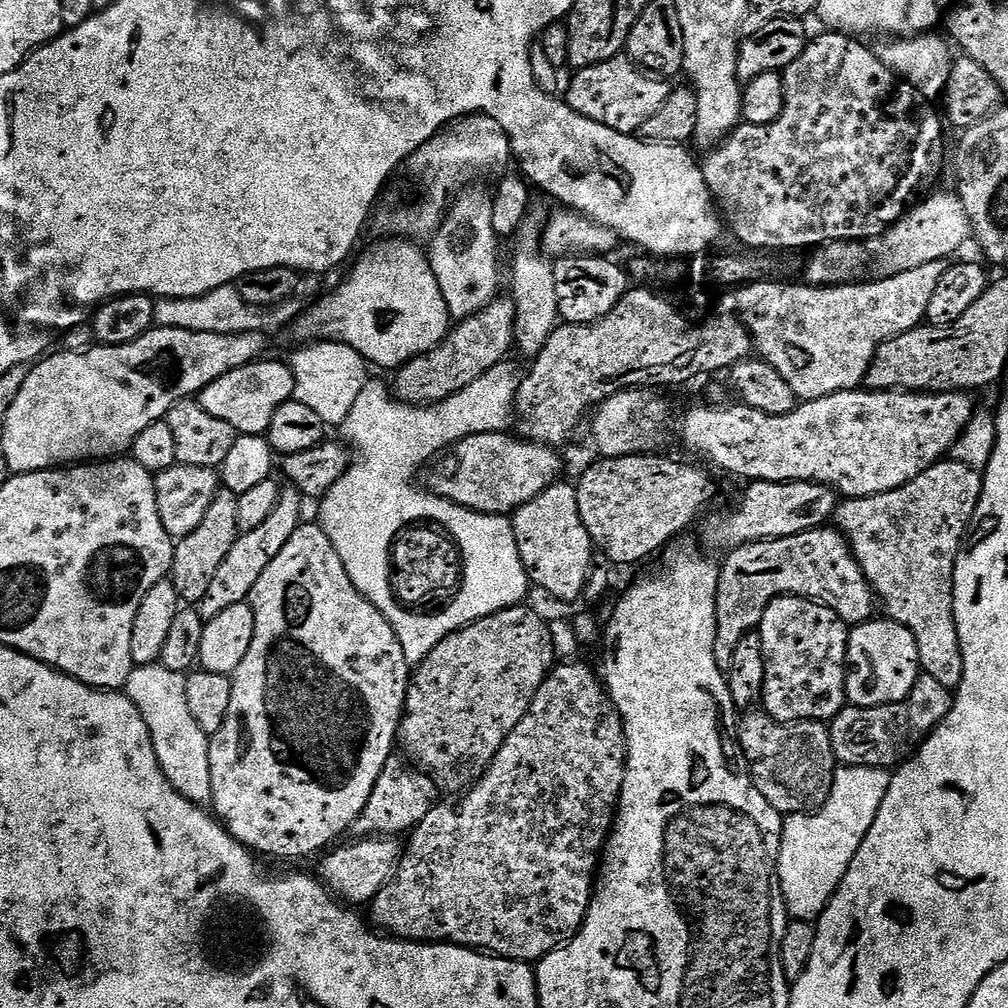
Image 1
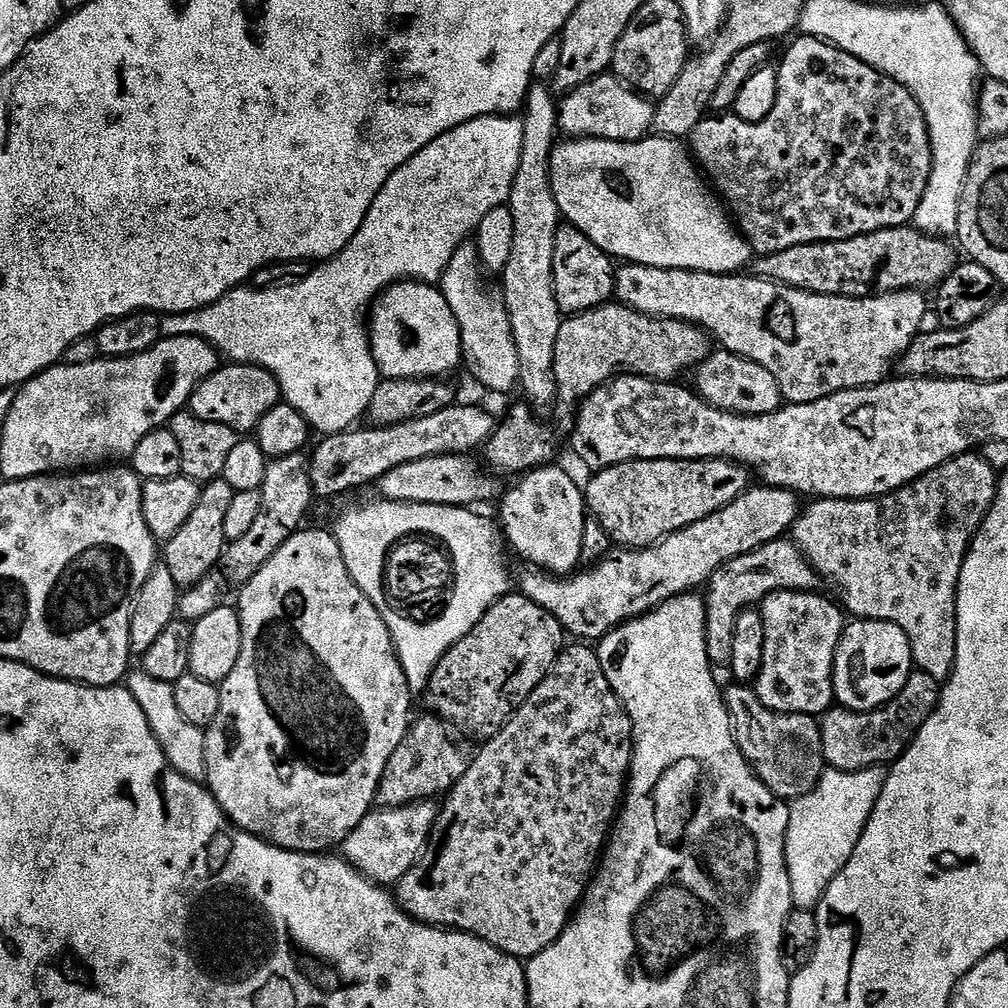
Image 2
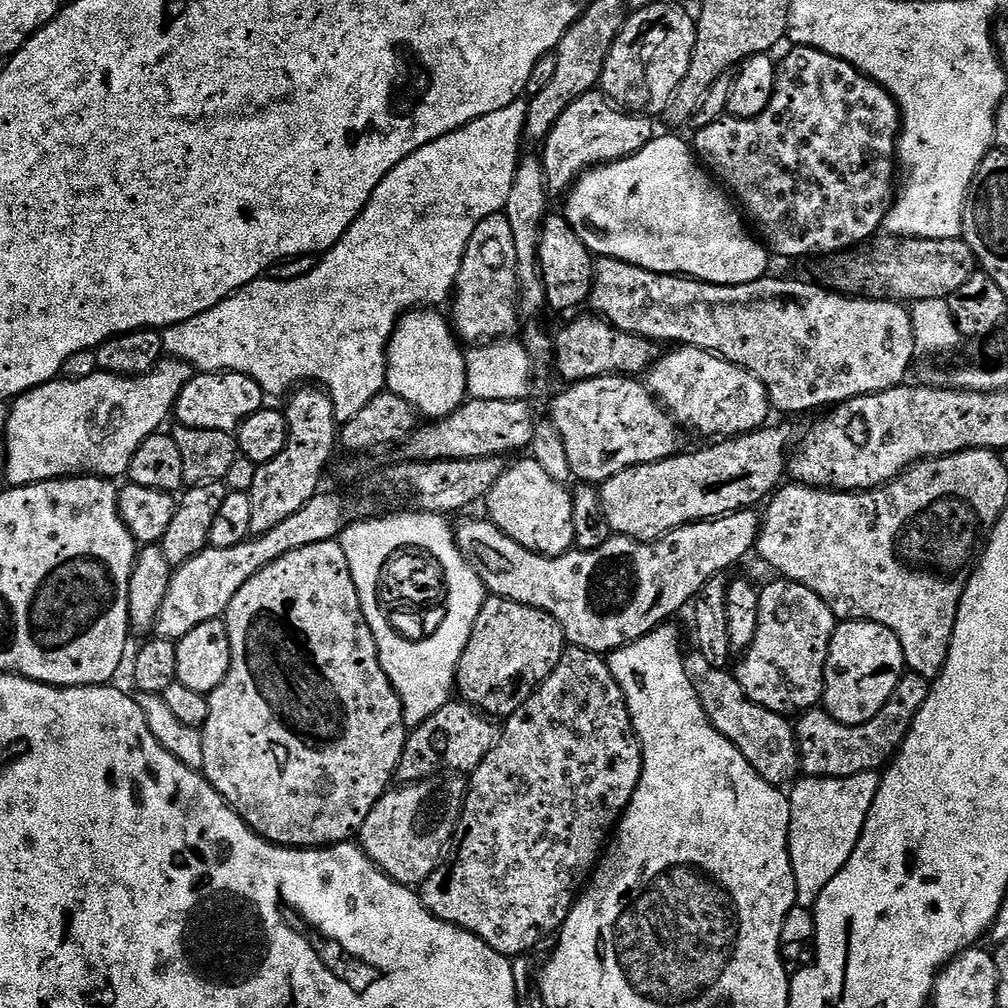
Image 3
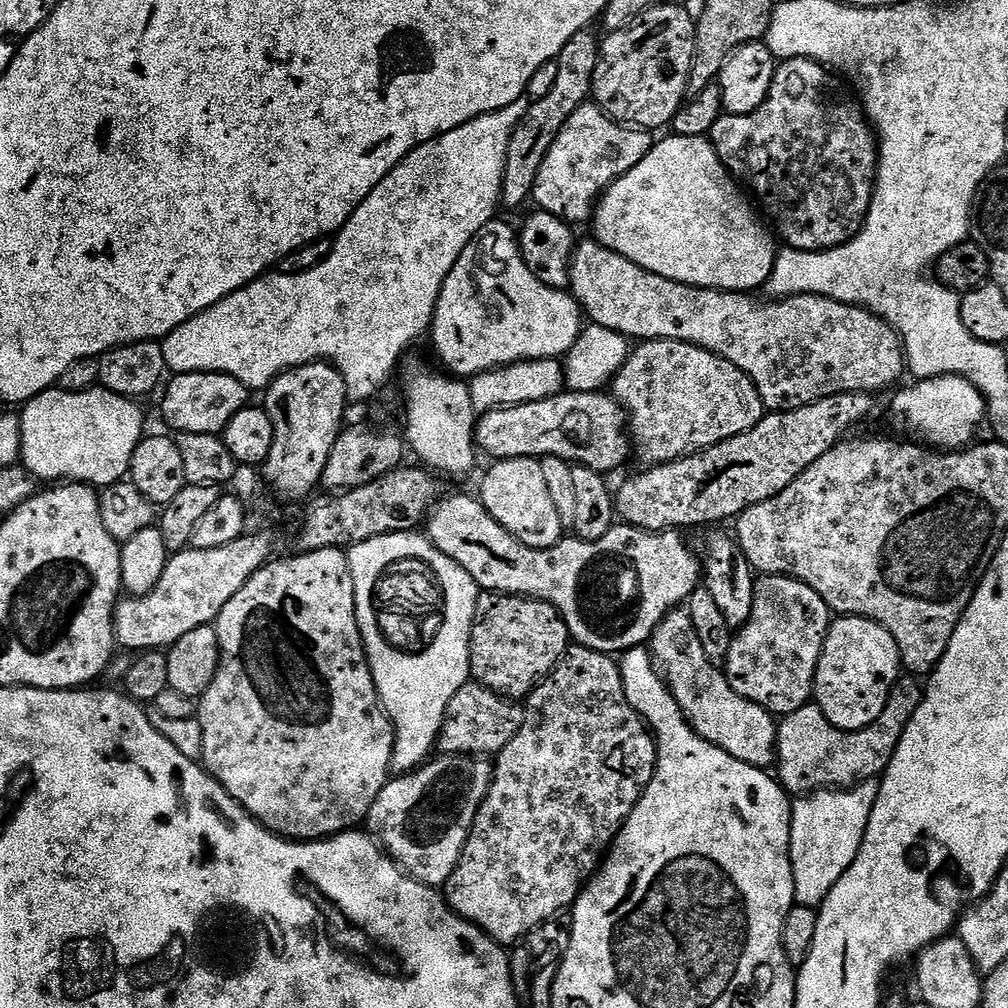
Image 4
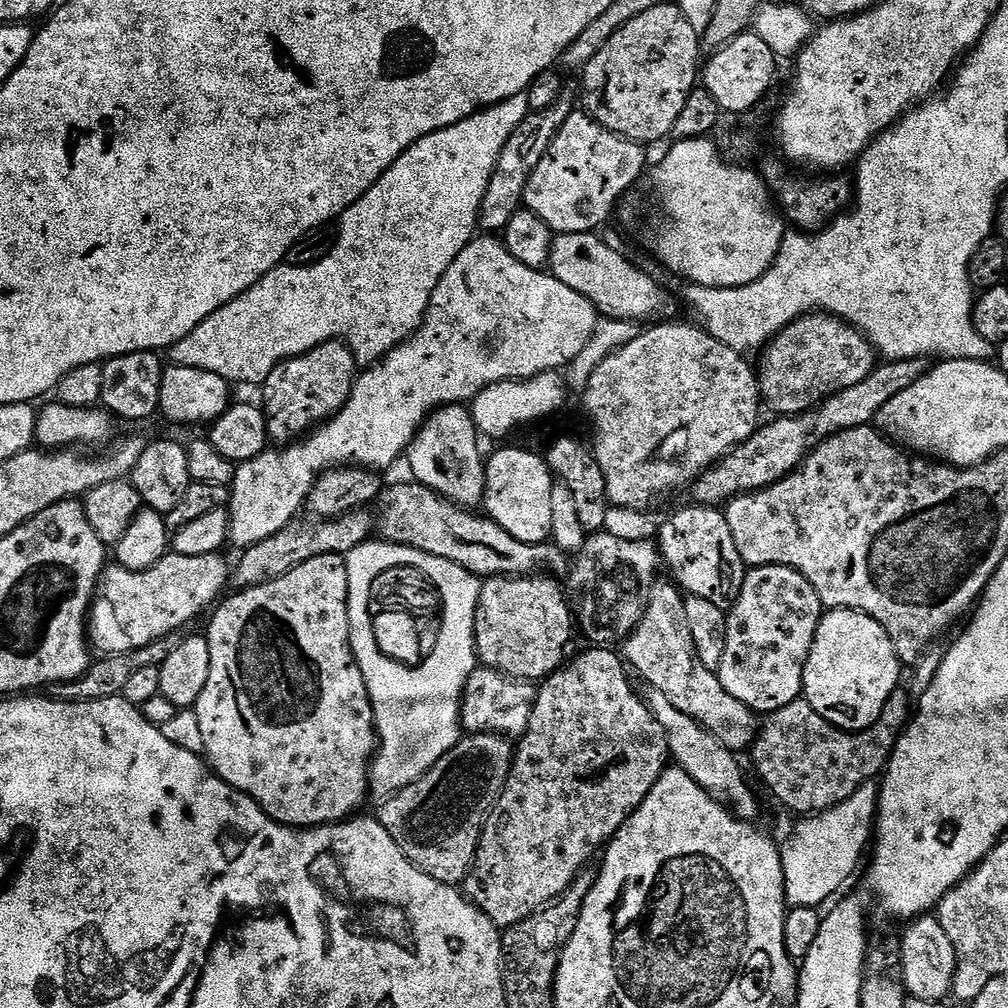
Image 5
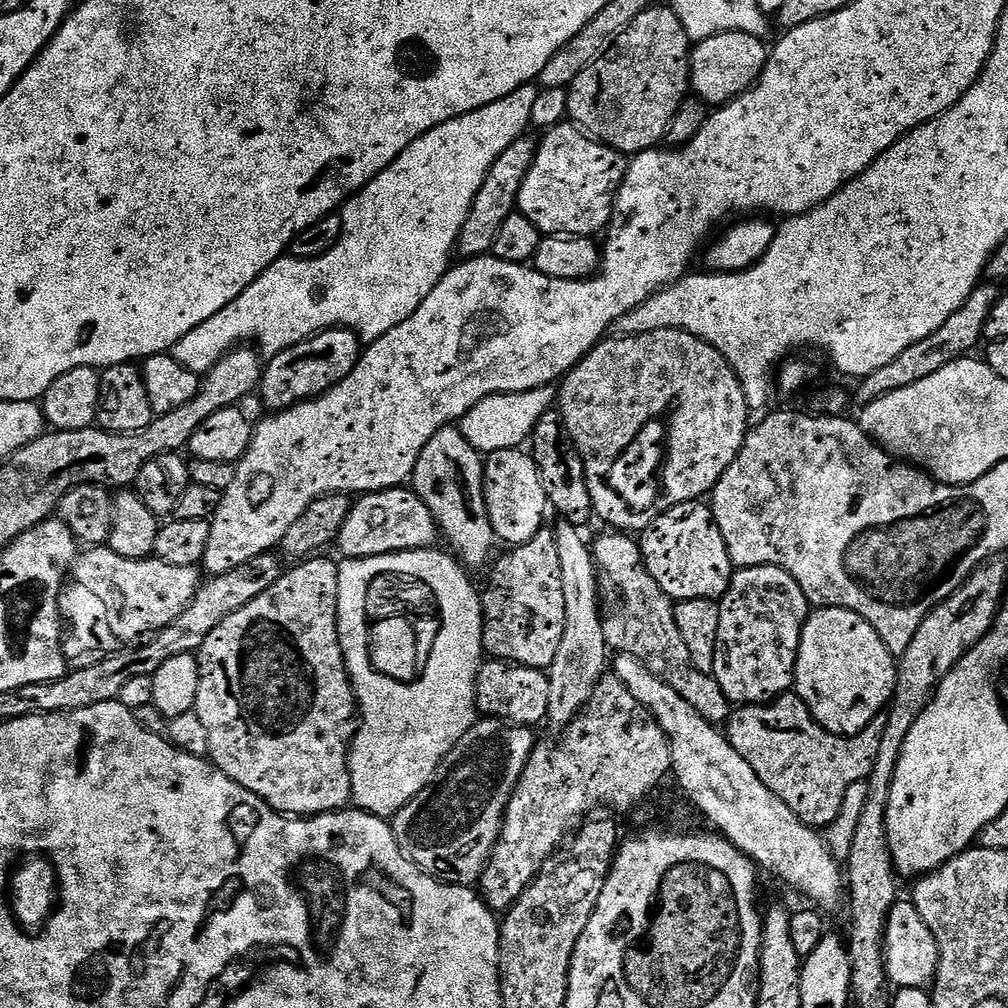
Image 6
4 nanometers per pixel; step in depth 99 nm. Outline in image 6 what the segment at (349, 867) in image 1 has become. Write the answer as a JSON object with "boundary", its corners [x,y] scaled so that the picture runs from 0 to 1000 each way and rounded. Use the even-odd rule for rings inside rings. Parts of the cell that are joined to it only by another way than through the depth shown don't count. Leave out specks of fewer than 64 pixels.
{"boundary":[[[473,713],[456,737],[449,740],[446,748],[442,748],[433,773],[424,778],[414,790],[407,792],[407,796],[403,796],[403,800],[399,800],[388,811],[389,825],[406,853],[438,875],[468,879],[475,874],[496,830],[506,792],[534,737],[534,731],[528,726],[531,725],[527,721],[506,718],[503,714]]]}

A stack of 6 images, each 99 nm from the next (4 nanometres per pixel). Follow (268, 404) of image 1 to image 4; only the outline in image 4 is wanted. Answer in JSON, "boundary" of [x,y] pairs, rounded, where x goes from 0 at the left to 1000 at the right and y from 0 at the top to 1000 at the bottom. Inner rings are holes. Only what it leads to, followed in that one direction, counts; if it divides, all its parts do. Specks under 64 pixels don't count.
{"boundary":[[[181,369],[172,372],[162,386],[163,398],[159,401],[159,409],[163,417],[172,425],[172,430],[188,429],[188,431],[221,430],[223,423],[236,411],[236,407],[247,404],[248,386],[236,375],[219,369]]]}

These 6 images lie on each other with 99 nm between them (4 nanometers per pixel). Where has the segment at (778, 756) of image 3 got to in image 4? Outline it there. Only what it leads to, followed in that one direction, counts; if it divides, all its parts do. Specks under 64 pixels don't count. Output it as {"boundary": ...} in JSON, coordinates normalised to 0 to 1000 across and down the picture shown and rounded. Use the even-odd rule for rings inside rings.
{"boundary":[[[668,605],[657,613],[657,617],[649,625],[645,636],[647,657],[651,660],[651,666],[659,672],[660,679],[669,688],[673,700],[679,705],[683,717],[689,722],[697,734],[710,738],[720,748],[732,752],[732,756],[740,756],[749,762],[765,763],[771,757],[770,752],[770,723],[771,711],[761,706],[756,700],[736,692],[736,688],[729,687],[724,681],[721,670],[711,660],[700,653],[700,645],[696,645],[696,637],[692,634],[692,625],[688,625],[687,614],[682,605]]]}

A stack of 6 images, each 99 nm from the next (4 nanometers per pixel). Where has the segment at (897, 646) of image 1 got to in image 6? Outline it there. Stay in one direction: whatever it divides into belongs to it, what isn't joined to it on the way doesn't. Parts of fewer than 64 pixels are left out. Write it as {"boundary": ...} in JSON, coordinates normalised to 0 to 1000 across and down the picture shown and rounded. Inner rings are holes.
{"boundary":[[[810,603],[796,625],[788,687],[798,693],[804,708],[820,726],[832,730],[849,730],[859,720],[863,720],[867,711],[880,703],[889,680],[890,658],[890,652],[883,649],[883,645],[875,637],[875,633],[871,633],[867,621],[859,617],[859,613],[838,603]]]}

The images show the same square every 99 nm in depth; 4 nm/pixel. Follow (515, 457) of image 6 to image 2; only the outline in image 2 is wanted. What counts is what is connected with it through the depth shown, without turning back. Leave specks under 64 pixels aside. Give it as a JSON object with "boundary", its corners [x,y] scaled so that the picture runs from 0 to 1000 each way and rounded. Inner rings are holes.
{"boundary":[[[553,462],[531,464],[529,468],[517,471],[511,477],[512,481],[495,497],[496,516],[499,535],[503,543],[508,544],[518,555],[532,565],[539,565],[557,573],[570,568],[576,563],[577,554],[577,522],[581,515],[581,497],[576,481],[563,468],[559,468]]]}

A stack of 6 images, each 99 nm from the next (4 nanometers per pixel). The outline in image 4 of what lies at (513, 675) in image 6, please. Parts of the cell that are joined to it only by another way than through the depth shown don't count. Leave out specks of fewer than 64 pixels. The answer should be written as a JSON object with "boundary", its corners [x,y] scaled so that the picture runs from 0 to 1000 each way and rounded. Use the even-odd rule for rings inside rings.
{"boundary":[[[465,677],[446,692],[446,700],[440,709],[440,719],[437,725],[435,742],[440,748],[455,748],[457,750],[474,750],[477,752],[491,751],[493,746],[518,724],[520,702],[513,695],[496,690],[488,684],[471,677]]]}

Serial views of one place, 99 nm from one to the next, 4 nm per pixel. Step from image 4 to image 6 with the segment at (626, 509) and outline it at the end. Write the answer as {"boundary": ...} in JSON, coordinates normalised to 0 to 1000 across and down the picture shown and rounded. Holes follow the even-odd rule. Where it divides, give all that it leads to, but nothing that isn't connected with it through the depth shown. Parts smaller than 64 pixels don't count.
{"boundary":[[[973,280],[969,282],[968,287],[950,304],[942,315],[938,315],[938,320],[931,323],[923,335],[915,335],[915,339],[907,339],[907,343],[895,347],[887,359],[875,363],[875,367],[867,367],[867,371],[856,374],[852,378],[853,386],[847,389],[847,397],[850,402],[856,403],[875,395],[879,391],[887,391],[887,387],[899,387],[899,383],[907,383],[907,379],[915,379],[915,375],[923,375],[923,371],[931,371],[935,363],[942,363],[942,359],[955,357],[968,345],[968,340],[976,337],[976,324],[978,315],[982,315],[982,308],[986,308],[986,300],[994,292],[993,287],[987,281]]]}

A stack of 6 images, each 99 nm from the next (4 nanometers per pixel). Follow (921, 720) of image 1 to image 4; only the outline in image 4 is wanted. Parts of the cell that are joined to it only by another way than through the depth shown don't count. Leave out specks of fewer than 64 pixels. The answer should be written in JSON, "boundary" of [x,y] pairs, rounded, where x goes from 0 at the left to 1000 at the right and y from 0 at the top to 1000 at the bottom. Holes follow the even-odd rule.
{"boundary":[[[897,669],[885,682],[875,708],[871,708],[871,712],[867,712],[867,716],[855,724],[831,724],[808,696],[777,711],[770,723],[770,752],[774,762],[772,773],[778,779],[779,786],[801,788],[813,786],[815,782],[854,778],[857,774],[876,770],[916,691],[914,676],[908,670]]]}

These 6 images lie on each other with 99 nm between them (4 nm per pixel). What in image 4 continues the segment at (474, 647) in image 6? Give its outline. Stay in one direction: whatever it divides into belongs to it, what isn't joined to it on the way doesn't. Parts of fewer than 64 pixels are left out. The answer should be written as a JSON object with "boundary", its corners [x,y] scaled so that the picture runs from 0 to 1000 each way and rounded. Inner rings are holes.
{"boundary":[[[413,526],[385,528],[381,532],[367,534],[358,540],[350,540],[348,544],[344,545],[344,549],[351,573],[351,587],[361,587],[361,589],[375,589],[377,587],[379,589],[379,583],[381,583],[381,587],[389,585],[389,583],[393,587],[405,585],[405,583],[419,583],[419,587],[433,589],[435,593],[444,597],[444,605],[440,607],[440,627],[436,630],[436,635],[433,635],[430,647],[417,647],[410,651],[396,650],[390,648],[389,643],[384,643],[377,636],[377,631],[367,633],[365,627],[357,627],[365,660],[371,673],[371,681],[377,689],[377,698],[381,701],[381,706],[387,712],[393,725],[389,766],[393,768],[412,766],[430,749],[431,743],[434,741],[437,725],[440,719],[440,709],[446,700],[446,692],[450,692],[450,688],[458,680],[465,678],[466,641],[464,638],[468,636],[472,598],[478,585],[470,577],[470,573],[466,573],[466,569],[462,569],[462,565],[458,565],[458,562],[454,562],[454,558],[442,554],[442,550],[438,550],[438,546],[431,543],[424,531]]]}

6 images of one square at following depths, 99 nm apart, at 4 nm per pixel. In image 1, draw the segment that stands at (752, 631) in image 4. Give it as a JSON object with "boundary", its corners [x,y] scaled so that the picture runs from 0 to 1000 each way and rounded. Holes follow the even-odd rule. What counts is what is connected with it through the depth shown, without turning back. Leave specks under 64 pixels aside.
{"boundary":[[[774,591],[768,597],[764,597],[764,601],[760,601],[760,609],[756,609],[756,617],[752,626],[756,633],[756,649],[760,657],[760,677],[758,678],[758,692],[756,695],[757,705],[761,706],[763,710],[767,710],[773,718],[792,718],[799,714],[811,716],[823,716],[826,714],[841,698],[841,689],[839,688],[841,658],[839,657],[839,649],[841,648],[842,620],[837,619],[835,613],[831,613],[831,609],[827,609],[827,605],[823,605],[817,599],[812,599],[808,595],[798,595],[795,591]]]}

